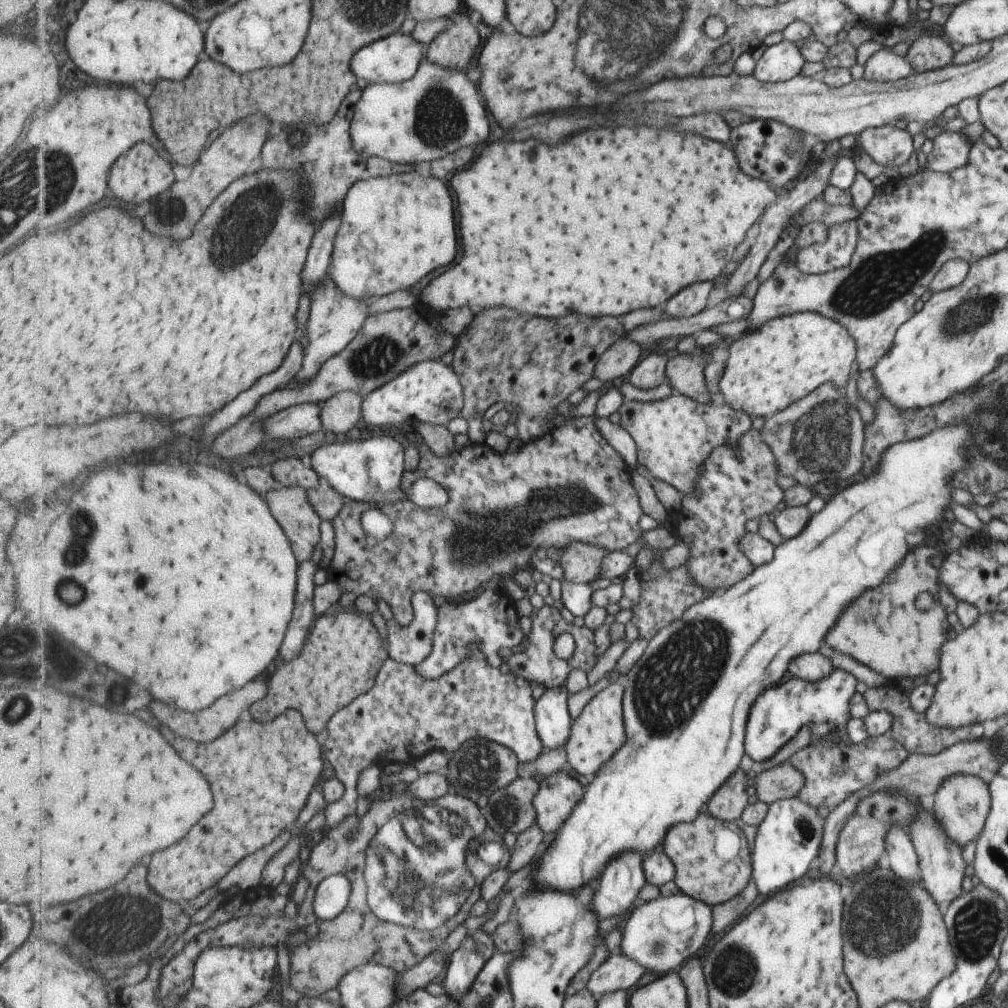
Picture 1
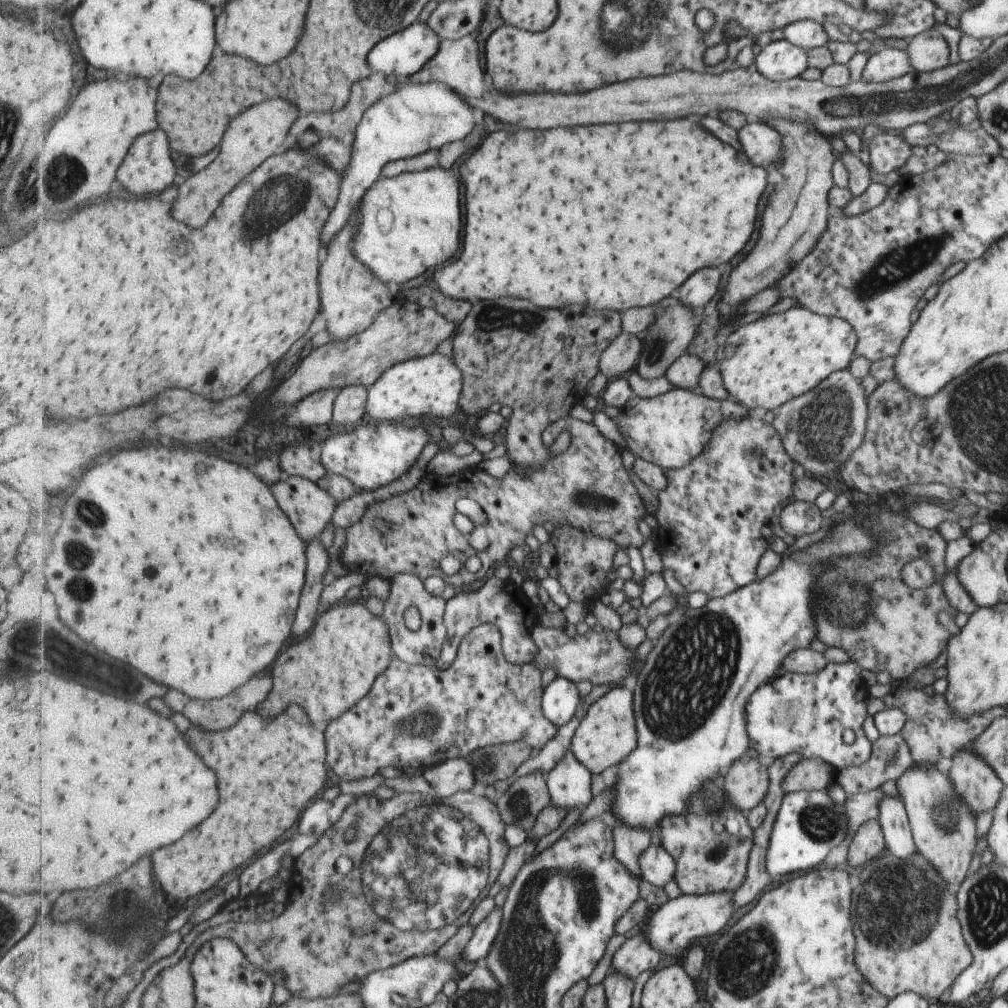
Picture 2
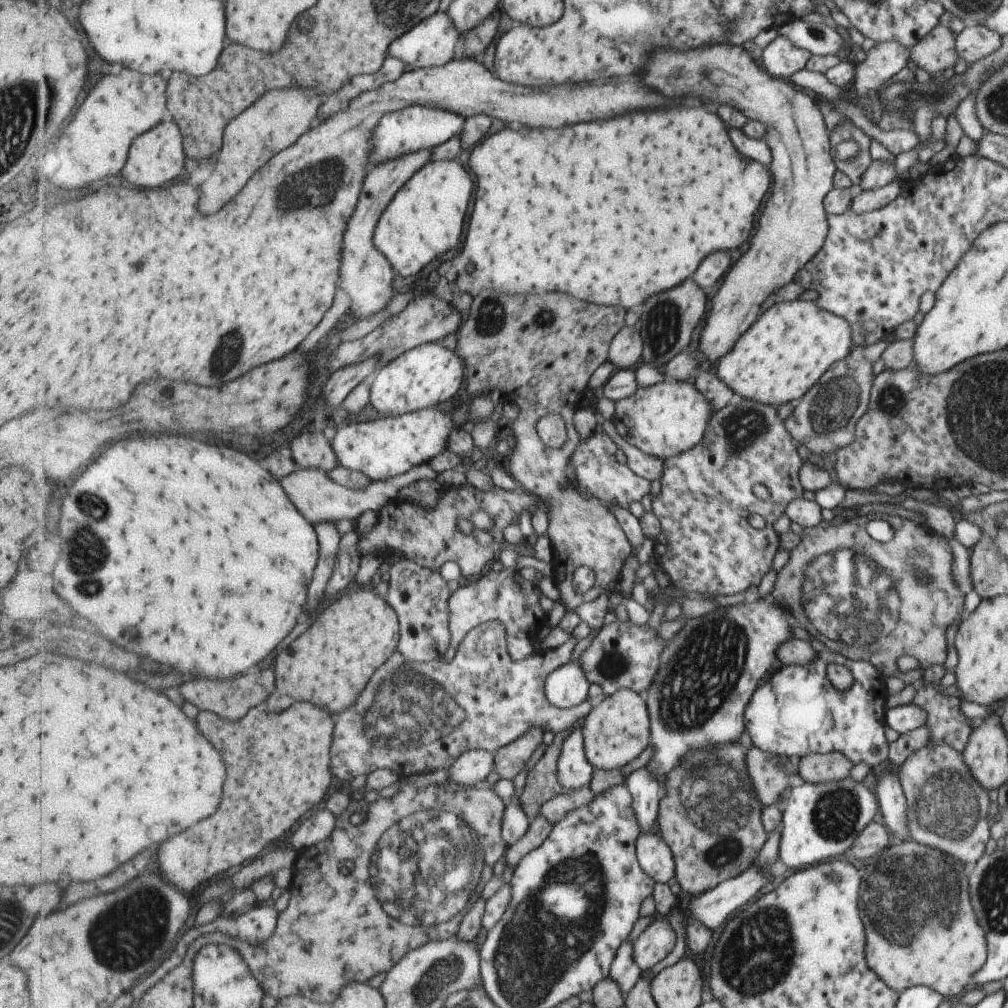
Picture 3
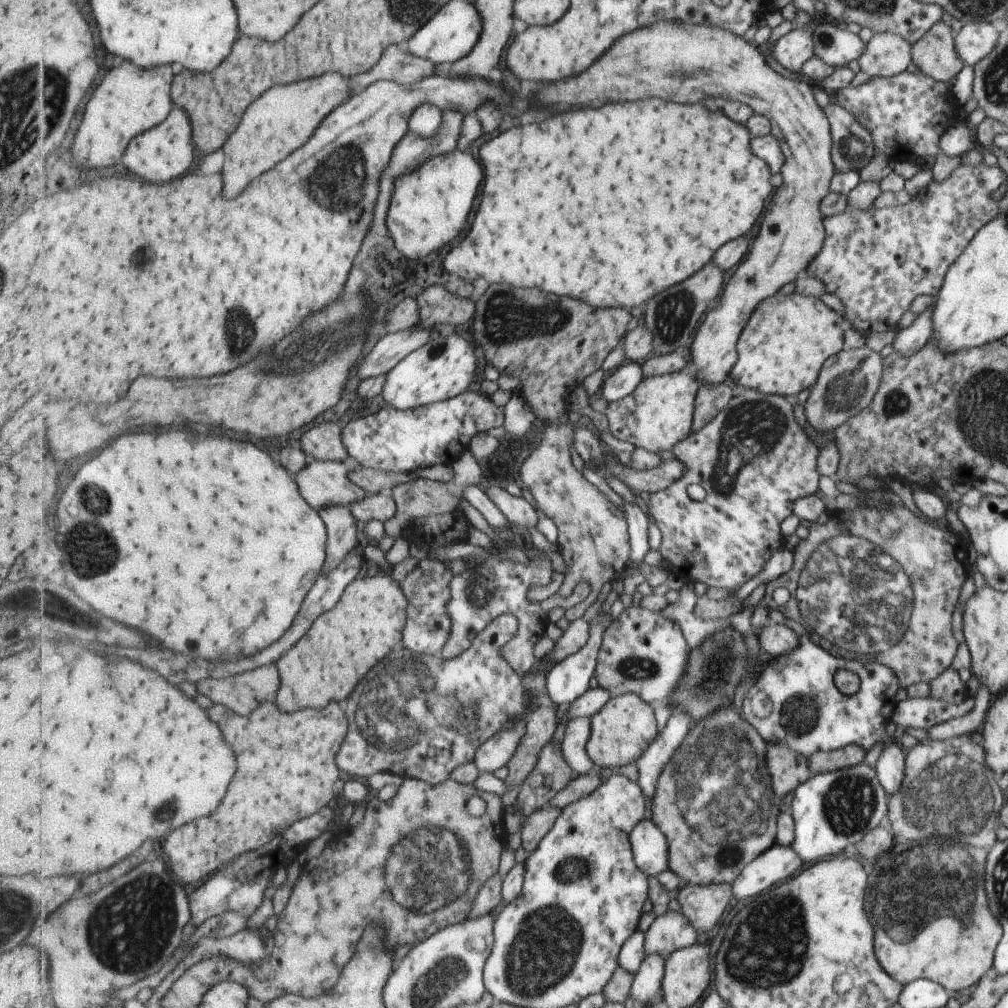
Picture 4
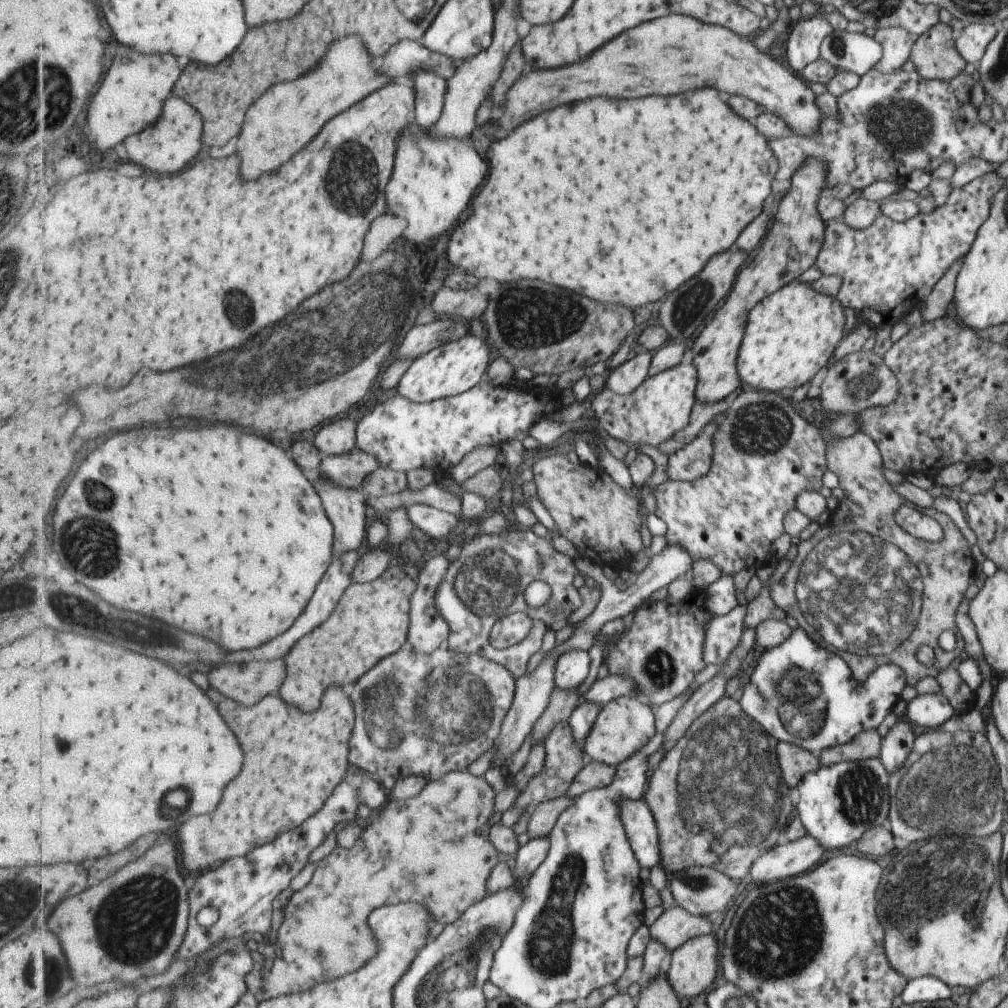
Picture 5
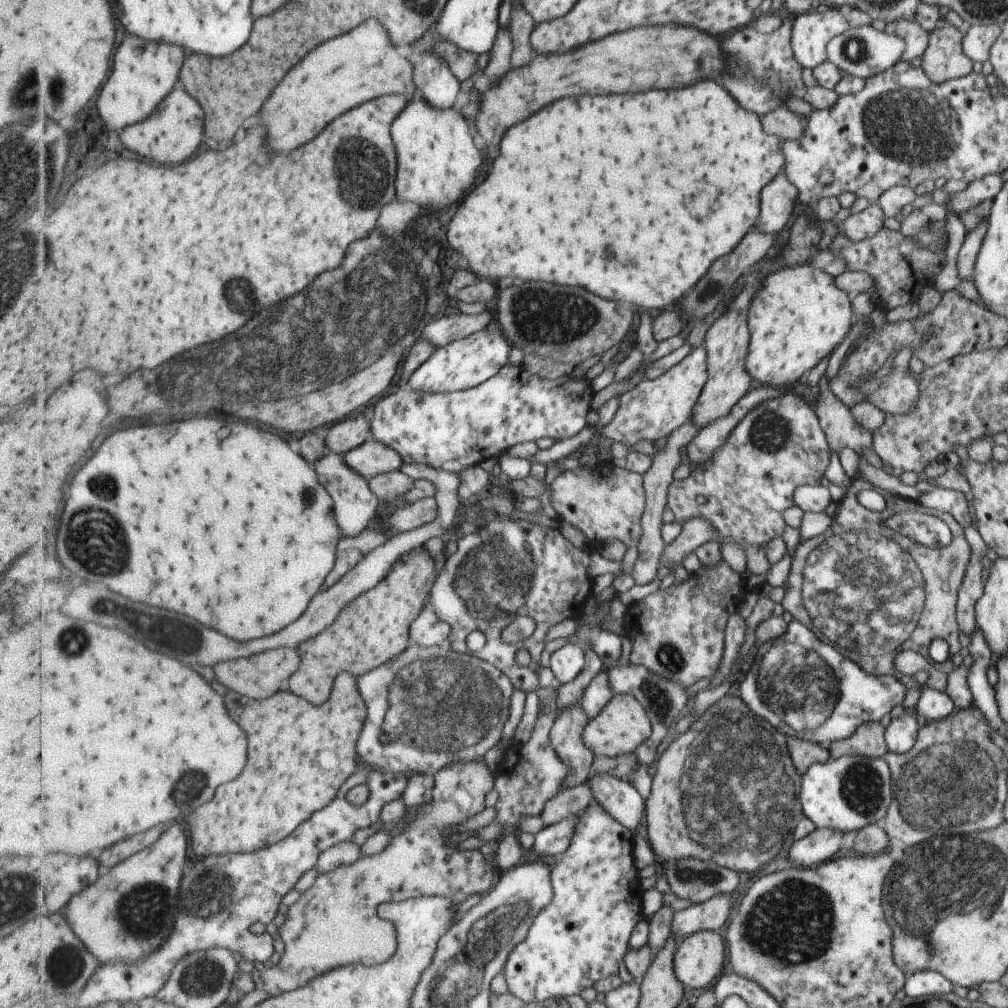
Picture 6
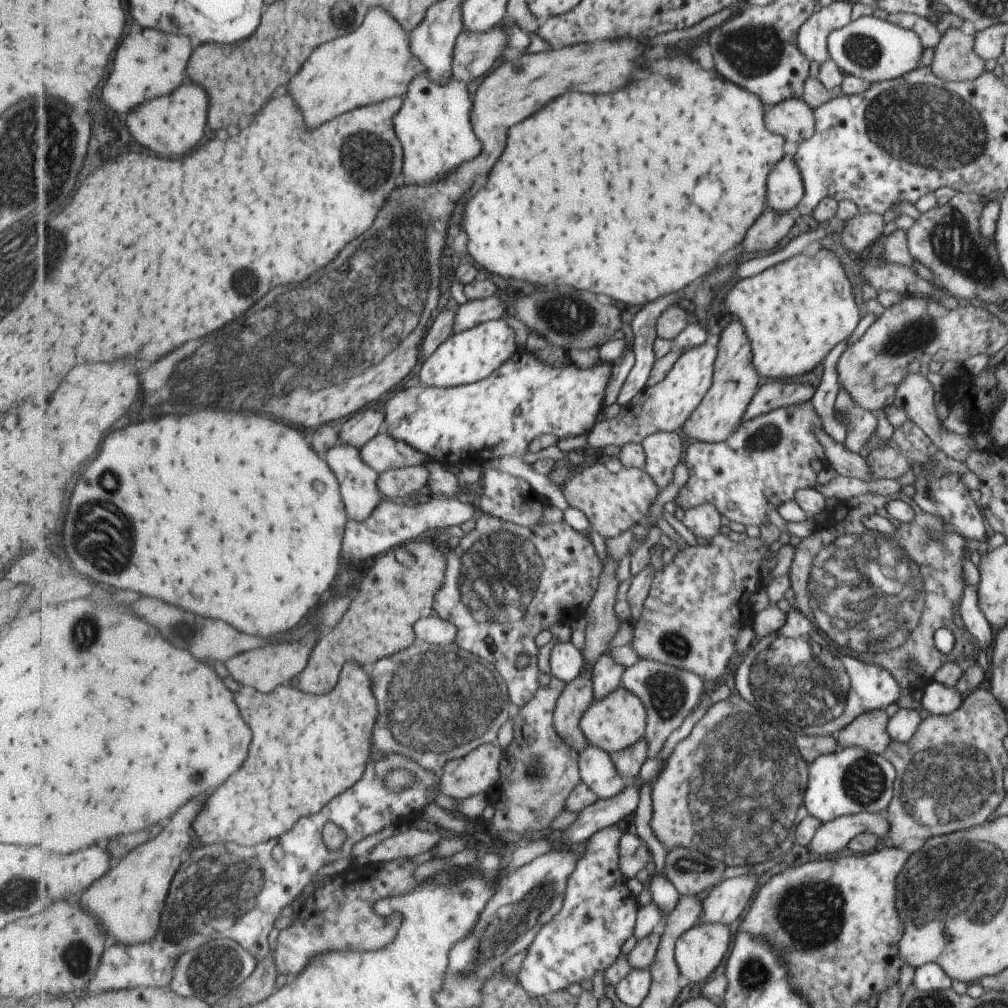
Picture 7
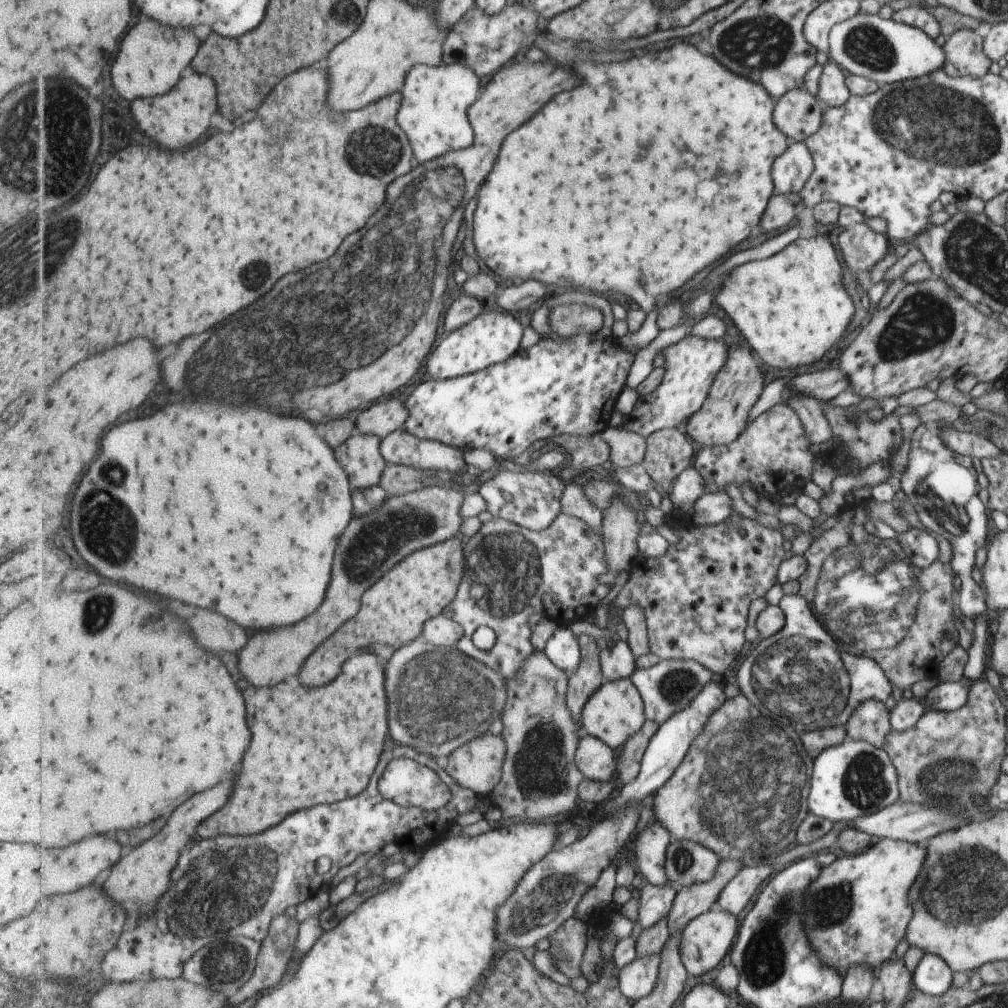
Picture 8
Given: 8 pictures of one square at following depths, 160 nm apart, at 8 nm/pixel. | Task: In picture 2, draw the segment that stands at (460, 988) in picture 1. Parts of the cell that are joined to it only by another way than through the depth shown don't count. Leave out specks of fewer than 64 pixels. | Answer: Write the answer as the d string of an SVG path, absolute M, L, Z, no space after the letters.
M495 907L481 924L476 926L473 938L469 941L468 947L463 954L463 960L482 964L489 954L503 922L504 910Z

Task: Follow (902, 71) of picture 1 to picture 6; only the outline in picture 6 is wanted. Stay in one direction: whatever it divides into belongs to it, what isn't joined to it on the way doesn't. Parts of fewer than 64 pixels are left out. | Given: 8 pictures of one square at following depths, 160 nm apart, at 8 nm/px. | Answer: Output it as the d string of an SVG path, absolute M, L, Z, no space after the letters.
M895 21L886 24L884 32L887 34L897 35L905 42L905 51L903 59L905 62L923 54L927 48L927 34L917 22Z

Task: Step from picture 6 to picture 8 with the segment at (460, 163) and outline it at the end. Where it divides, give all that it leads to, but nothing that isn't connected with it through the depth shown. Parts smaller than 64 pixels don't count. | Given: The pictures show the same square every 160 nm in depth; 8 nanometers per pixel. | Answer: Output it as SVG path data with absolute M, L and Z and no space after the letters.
M444 62L439 66L415 65L409 72L401 90L404 94L400 112L399 122L403 130L409 134L413 150L415 150L415 164L426 163L443 156L449 151L458 151L469 148L476 141L476 135L472 122L469 120L468 112L477 98L481 88L481 77L465 63L456 62L446 65Z

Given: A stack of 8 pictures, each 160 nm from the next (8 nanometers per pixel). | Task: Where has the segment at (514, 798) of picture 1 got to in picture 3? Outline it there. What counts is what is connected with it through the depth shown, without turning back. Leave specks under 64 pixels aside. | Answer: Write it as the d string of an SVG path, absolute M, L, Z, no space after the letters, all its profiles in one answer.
M574 725L565 732L557 733L552 745L547 747L529 773L527 784L525 784L519 800L521 800L523 812L527 814L531 823L542 815L543 806L549 800L565 792L564 787L560 784L559 763L565 740L571 736L575 727Z

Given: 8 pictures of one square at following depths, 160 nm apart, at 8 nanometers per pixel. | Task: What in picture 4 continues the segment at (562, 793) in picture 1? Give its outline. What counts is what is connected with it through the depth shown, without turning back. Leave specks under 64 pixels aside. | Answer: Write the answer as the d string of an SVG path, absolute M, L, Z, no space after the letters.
M592 718L569 720L564 740L561 741L564 758L576 777L587 775L596 765L588 756L588 743L592 734Z

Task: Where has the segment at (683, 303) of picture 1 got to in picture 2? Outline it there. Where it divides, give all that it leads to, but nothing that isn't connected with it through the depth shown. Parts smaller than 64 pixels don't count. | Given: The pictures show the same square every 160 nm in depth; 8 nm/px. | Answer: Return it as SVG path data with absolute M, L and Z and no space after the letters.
M701 268L683 284L683 288L676 293L677 297L694 310L701 310L717 292L719 280L721 276L717 268Z

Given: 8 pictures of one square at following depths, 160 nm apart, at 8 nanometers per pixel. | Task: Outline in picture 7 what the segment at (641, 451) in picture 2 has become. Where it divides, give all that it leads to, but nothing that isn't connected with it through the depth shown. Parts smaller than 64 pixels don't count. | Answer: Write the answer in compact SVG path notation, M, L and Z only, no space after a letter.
M705 343L685 350L665 380L655 386L645 387L634 396L620 417L599 421L587 435L589 444L603 450L629 443L642 443L649 435L659 431L682 431L684 424L701 404L703 395L709 390L716 354L715 346Z

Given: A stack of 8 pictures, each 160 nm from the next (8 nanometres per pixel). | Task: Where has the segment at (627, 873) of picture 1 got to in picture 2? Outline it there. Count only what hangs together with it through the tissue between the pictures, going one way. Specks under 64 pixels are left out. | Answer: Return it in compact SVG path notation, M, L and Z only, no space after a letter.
M617 820L617 828L614 830L614 836L617 838L616 857L633 871L633 874L642 878L639 857L651 846L651 830L635 828L621 820Z

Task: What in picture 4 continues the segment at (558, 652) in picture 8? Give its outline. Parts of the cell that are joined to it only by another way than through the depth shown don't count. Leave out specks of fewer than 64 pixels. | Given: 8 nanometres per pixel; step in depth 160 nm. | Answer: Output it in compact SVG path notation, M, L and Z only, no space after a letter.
M599 607L599 614L589 624L589 642L585 647L576 654L565 658L562 662L555 665L547 676L547 692L551 701L556 705L569 703L570 705L579 698L584 697L589 692L589 682L596 675L596 667L598 655L600 654L605 632L609 625L609 615L602 612L602 607Z

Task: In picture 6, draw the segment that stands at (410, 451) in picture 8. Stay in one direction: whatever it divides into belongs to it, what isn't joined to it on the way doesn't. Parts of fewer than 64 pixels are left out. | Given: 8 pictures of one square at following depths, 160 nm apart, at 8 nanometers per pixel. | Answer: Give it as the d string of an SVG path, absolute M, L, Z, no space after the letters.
M369 439L344 456L348 467L367 480L402 468L405 464L400 452L377 439Z

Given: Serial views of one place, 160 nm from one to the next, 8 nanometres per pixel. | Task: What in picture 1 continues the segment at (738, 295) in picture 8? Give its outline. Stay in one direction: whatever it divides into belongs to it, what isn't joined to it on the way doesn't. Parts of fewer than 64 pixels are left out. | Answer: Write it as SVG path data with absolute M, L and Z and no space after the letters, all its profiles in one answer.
M805 311L777 317L728 342L728 360L719 382L724 404L750 417L767 418L825 383L843 387L856 360L852 335L822 314Z

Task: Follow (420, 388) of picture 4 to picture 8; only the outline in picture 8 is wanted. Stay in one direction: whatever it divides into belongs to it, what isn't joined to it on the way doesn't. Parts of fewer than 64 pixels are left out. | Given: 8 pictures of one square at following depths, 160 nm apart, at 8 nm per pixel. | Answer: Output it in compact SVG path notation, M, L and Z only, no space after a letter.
M500 310L483 311L477 318L474 318L469 324L446 334L441 342L436 346L433 354L429 355L429 360L426 362L426 370L433 379L447 380L471 373L479 372L480 370L488 369L498 362L507 361L508 358L515 356L522 349L524 340L523 324L519 321L519 315Z

